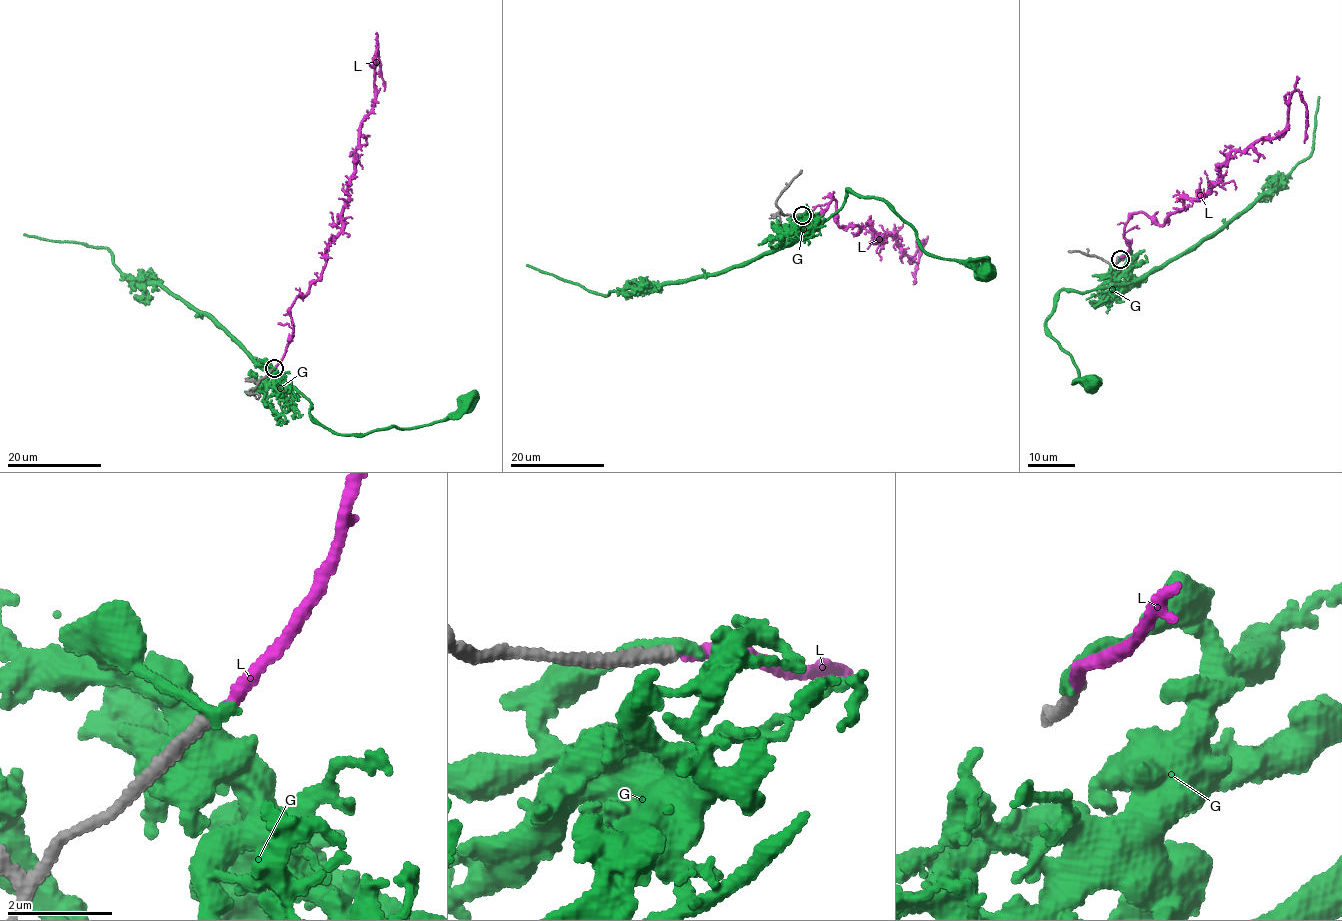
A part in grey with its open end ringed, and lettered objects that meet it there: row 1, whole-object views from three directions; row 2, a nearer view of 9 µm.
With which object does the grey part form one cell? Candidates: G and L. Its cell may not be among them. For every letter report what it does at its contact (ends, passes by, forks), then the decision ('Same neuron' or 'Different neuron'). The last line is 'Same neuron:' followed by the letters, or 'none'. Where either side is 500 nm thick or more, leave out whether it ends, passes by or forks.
G: It ends there. Different neuron
L: It ends there. Same neuron
Same neuron: L

